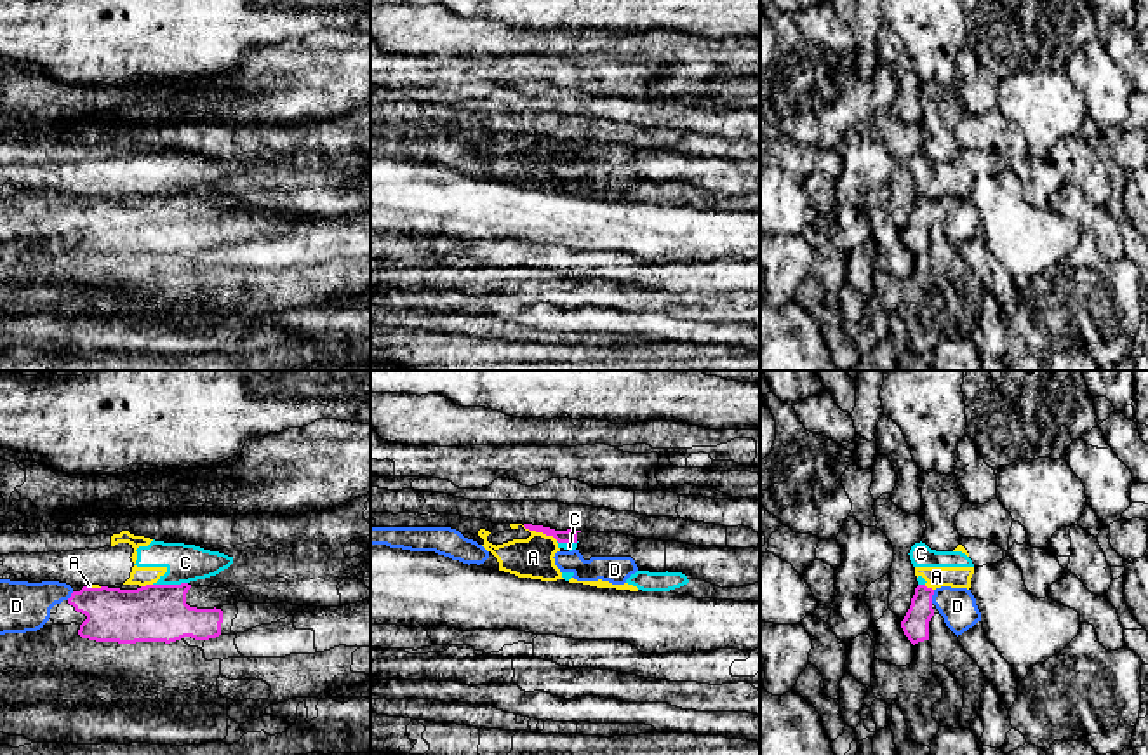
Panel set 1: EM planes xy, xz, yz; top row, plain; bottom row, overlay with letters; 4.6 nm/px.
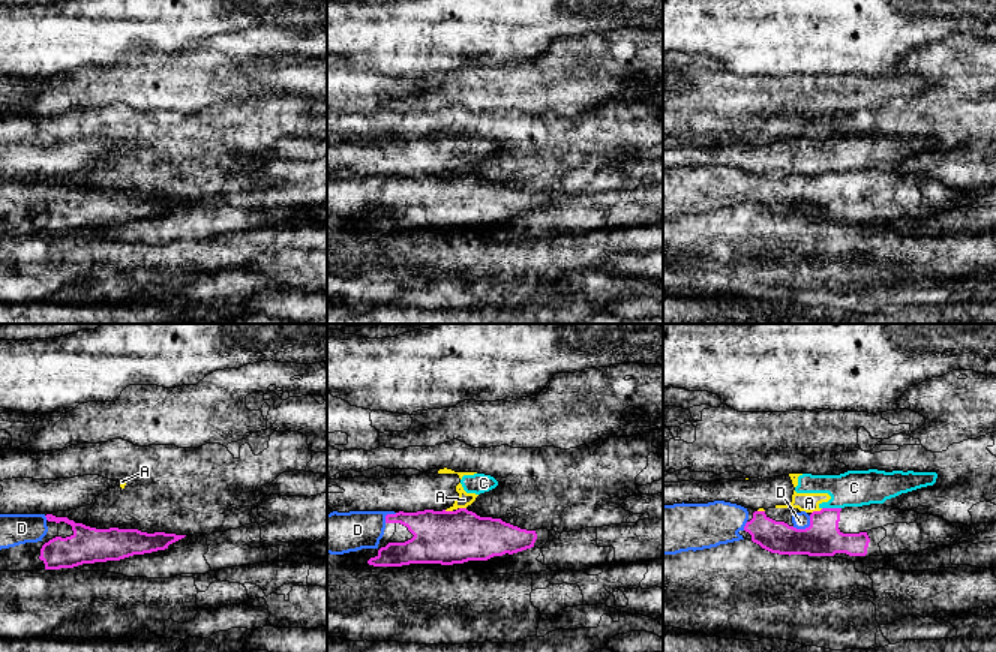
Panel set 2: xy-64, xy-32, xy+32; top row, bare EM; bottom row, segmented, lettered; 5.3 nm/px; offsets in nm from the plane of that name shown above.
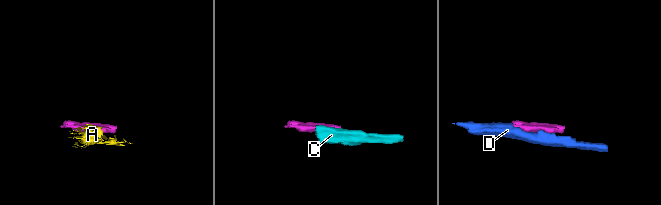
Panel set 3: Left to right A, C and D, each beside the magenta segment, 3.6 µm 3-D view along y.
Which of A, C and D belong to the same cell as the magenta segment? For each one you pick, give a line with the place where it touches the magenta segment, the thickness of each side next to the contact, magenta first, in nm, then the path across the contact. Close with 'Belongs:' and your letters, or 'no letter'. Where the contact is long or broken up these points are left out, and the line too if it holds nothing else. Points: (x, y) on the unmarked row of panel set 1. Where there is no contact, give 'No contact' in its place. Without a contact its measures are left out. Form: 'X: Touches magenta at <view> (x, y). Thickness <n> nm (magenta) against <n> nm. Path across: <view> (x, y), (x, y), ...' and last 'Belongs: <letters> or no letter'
D: Touches magenta at yz (931, 207). Thickness 130 nm (magenta) against 170 nm
Belongs: D

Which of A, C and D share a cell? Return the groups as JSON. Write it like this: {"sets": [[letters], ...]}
{"sets": [["A", "C"], ["D"]]}

